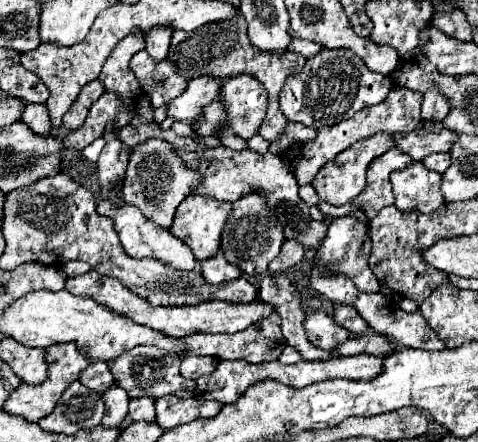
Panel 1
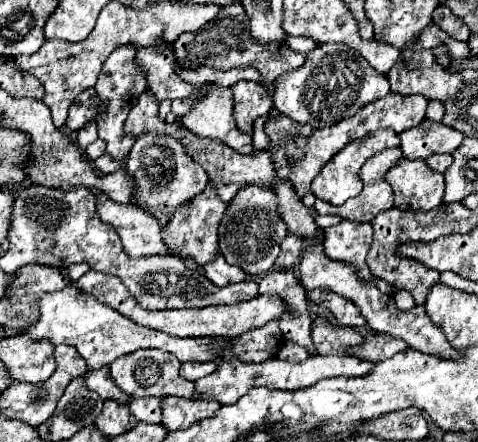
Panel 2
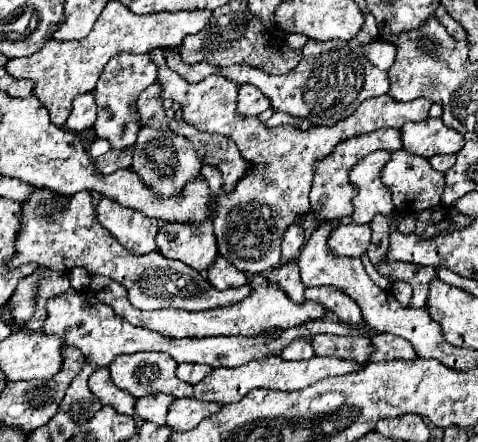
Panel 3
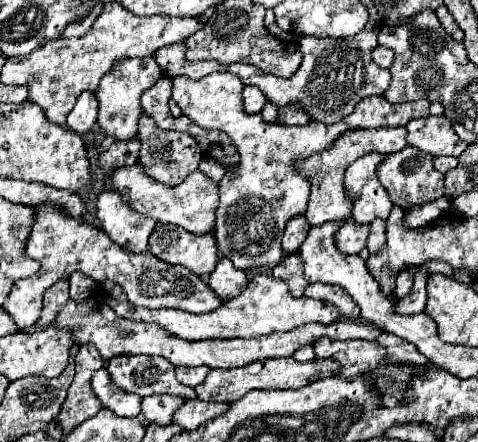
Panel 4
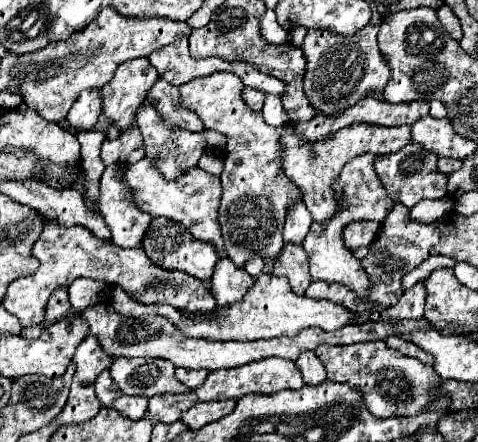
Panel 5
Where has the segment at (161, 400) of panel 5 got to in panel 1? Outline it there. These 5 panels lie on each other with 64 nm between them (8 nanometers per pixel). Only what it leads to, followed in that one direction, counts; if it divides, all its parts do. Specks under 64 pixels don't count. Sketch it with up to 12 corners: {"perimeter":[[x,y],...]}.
{"perimeter":[[154,398],[130,400],[128,416],[138,420],[156,420]]}

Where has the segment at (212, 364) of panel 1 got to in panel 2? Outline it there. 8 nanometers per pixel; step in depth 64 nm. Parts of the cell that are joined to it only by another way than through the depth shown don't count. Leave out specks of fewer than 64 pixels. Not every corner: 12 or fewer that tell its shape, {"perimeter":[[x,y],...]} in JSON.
{"perimeter":[[192,364],[180,366],[180,376],[196,382],[212,374],[216,364]]}

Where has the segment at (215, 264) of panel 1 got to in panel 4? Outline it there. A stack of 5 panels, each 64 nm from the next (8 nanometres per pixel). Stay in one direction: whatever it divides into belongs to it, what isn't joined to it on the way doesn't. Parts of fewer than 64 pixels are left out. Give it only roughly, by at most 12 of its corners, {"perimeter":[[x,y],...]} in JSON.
{"perimeter":[[220,258],[208,286],[222,302],[248,286],[248,274]]}

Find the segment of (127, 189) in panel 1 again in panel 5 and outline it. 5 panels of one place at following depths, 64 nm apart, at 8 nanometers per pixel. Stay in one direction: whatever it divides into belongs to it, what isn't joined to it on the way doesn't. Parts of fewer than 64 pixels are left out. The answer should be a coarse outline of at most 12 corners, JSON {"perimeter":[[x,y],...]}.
{"perimeter":[[150,100],[136,120],[146,156],[164,176],[196,166],[208,146],[202,132],[168,128]]}

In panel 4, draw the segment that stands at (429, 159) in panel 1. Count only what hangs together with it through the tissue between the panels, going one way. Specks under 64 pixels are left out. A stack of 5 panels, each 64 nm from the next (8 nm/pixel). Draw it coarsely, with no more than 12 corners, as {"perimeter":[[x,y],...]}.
{"perimeter":[[434,158],[434,168],[442,174],[458,166],[458,158]]}

